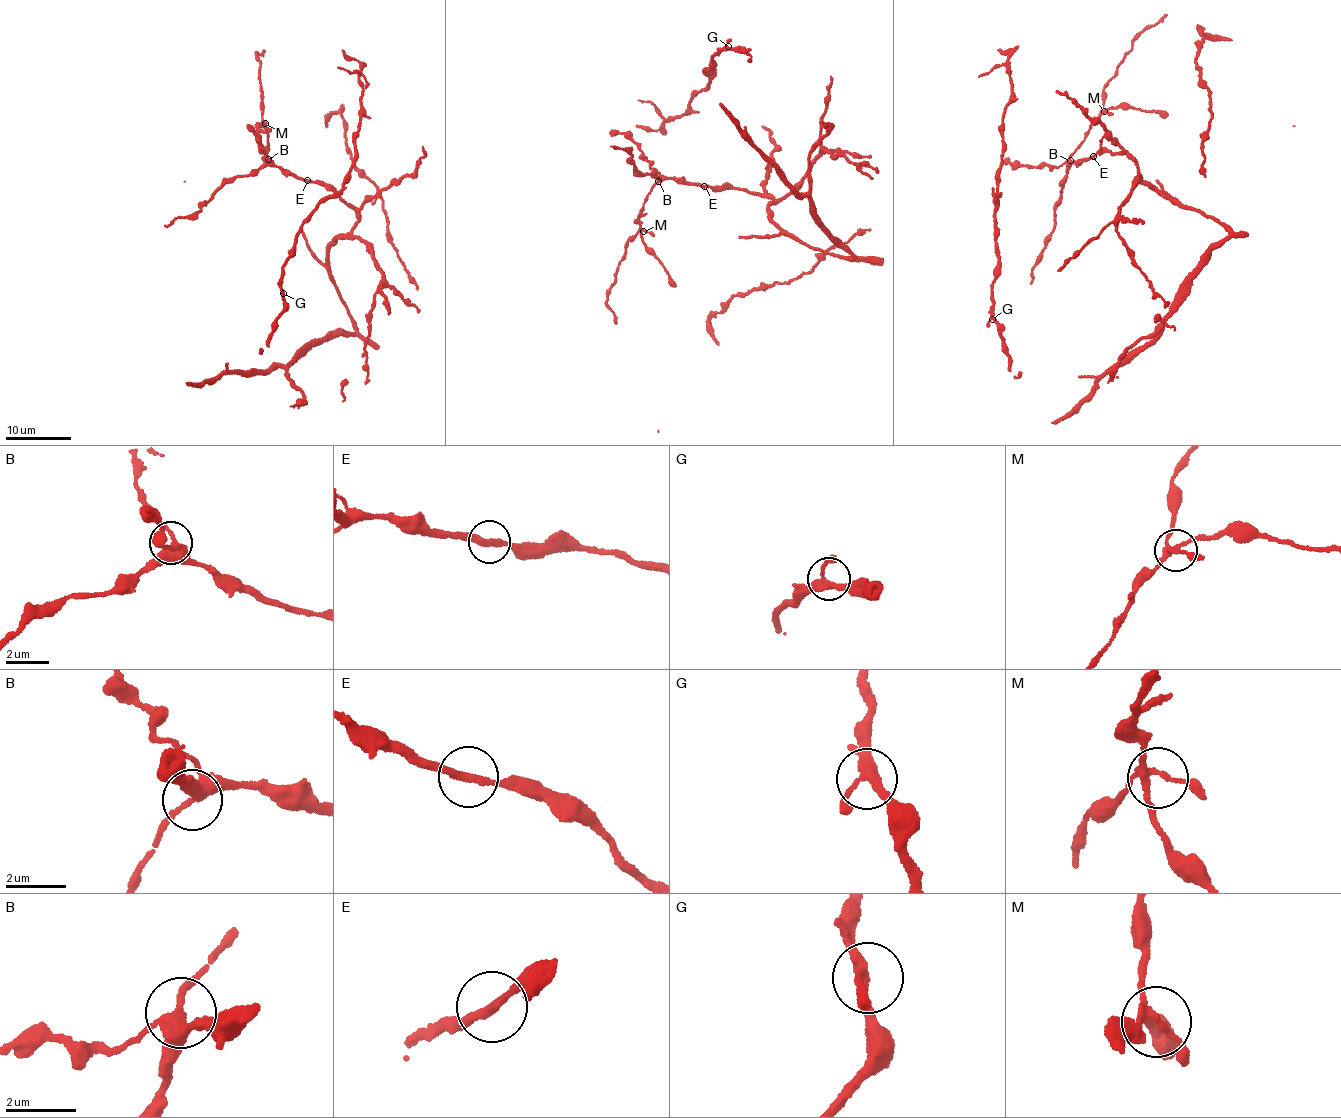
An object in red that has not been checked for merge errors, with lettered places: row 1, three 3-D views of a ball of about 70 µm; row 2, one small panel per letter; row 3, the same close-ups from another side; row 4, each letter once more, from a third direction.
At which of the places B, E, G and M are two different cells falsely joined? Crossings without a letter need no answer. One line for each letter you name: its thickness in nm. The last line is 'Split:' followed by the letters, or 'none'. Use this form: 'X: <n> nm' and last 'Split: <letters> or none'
Split: none

